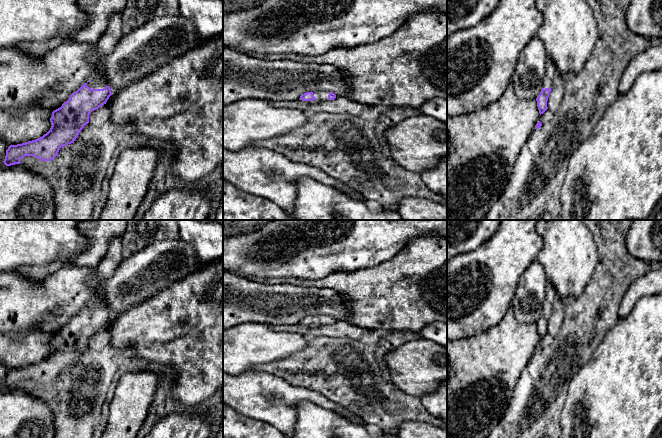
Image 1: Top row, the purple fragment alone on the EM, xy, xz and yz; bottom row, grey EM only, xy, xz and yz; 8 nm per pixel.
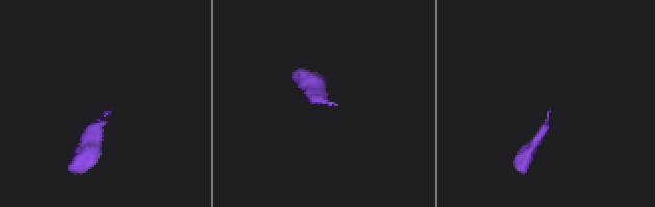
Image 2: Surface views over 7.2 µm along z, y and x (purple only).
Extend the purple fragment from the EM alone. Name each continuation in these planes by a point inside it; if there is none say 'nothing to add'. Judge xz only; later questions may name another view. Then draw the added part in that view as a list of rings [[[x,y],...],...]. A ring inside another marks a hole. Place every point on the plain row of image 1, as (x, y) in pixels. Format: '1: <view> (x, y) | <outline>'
1: xz (319, 320) | [[[313,316],[315,324],[317,325],[327,325],[328,324],[328,316]]]

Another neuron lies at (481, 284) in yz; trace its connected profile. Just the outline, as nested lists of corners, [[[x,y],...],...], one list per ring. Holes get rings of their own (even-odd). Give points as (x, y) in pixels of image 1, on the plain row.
[[[501,220],[498,230],[488,241],[483,243],[477,249],[471,252],[459,254],[447,262],[447,339],[457,340],[471,337],[496,326],[503,319],[508,308],[512,306],[512,301],[521,276],[534,261],[538,260],[539,253],[543,248],[543,239],[536,230],[537,221],[538,220]]]

